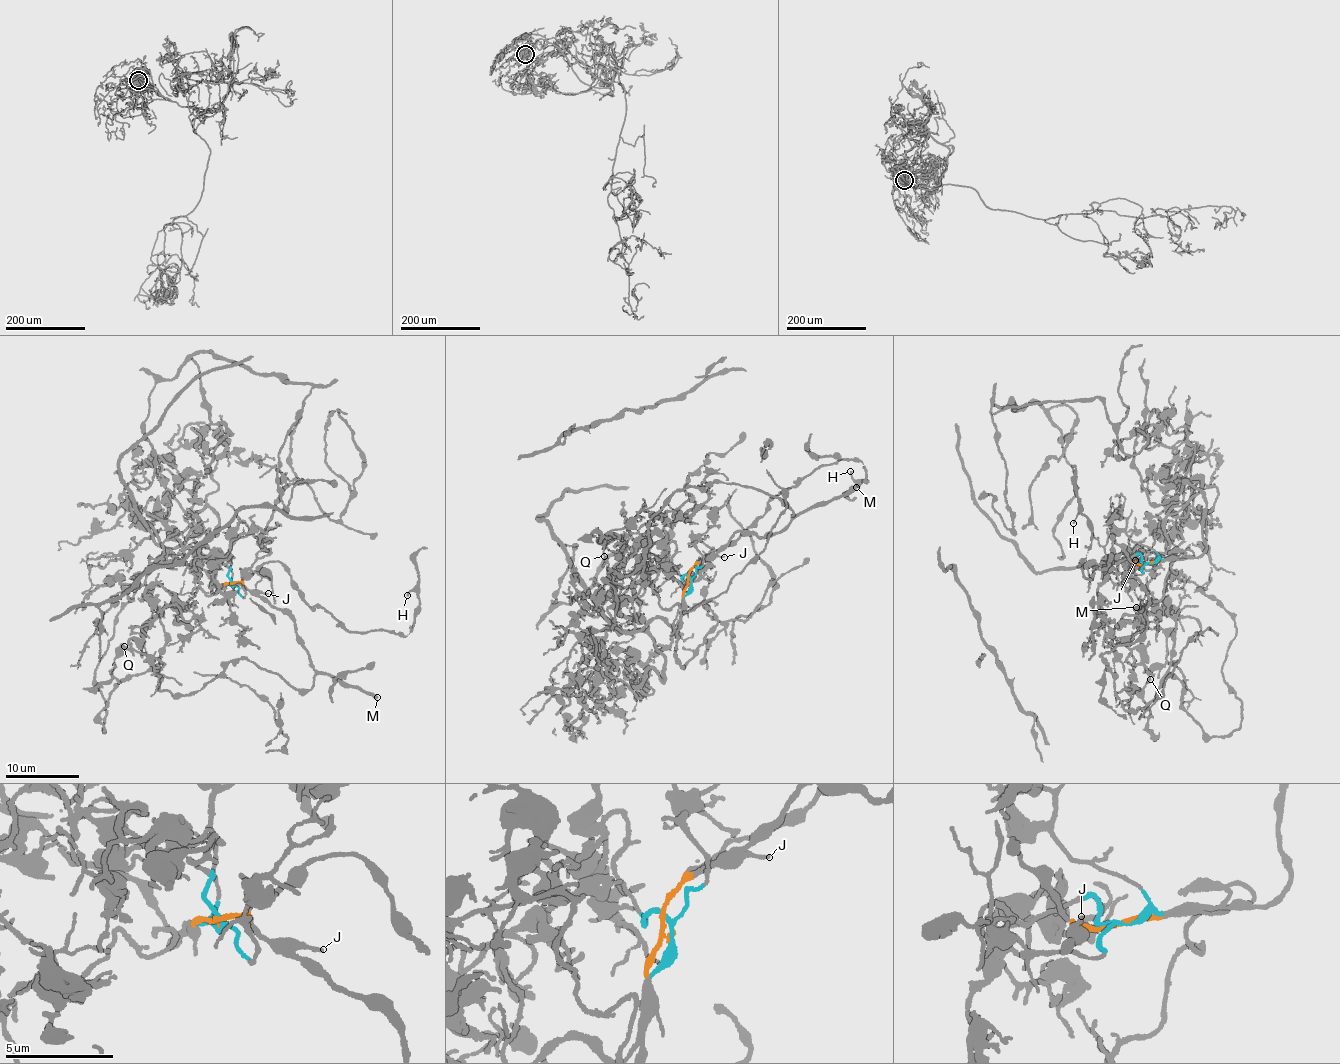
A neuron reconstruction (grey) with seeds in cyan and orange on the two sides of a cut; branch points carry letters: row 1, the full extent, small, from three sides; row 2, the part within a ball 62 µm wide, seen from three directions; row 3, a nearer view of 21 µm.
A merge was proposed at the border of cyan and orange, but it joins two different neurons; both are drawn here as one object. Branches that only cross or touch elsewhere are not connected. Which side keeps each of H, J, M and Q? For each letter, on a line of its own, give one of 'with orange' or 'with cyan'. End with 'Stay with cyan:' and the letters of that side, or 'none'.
H: with orange
J: with orange
M: with orange
Q: with cyan
Stay with cyan: Q

